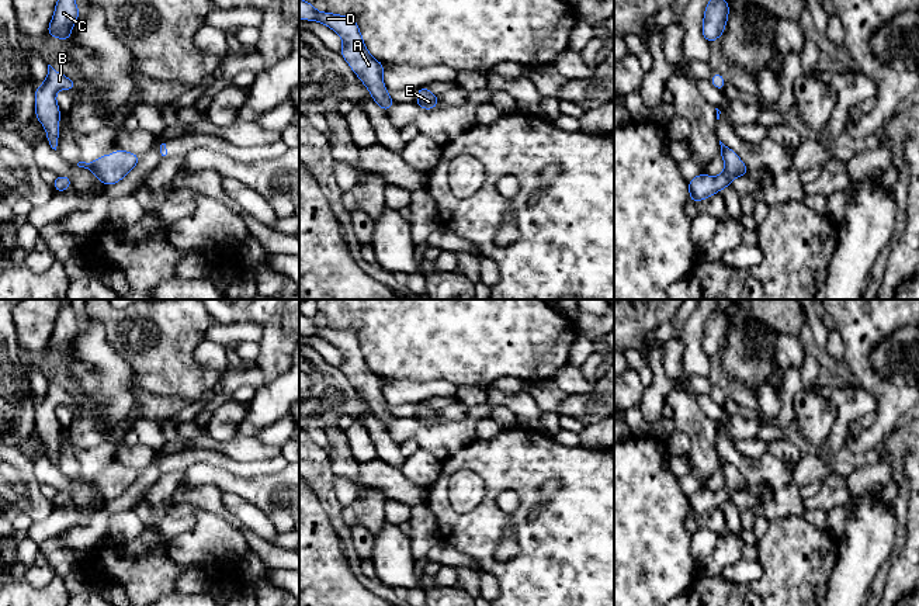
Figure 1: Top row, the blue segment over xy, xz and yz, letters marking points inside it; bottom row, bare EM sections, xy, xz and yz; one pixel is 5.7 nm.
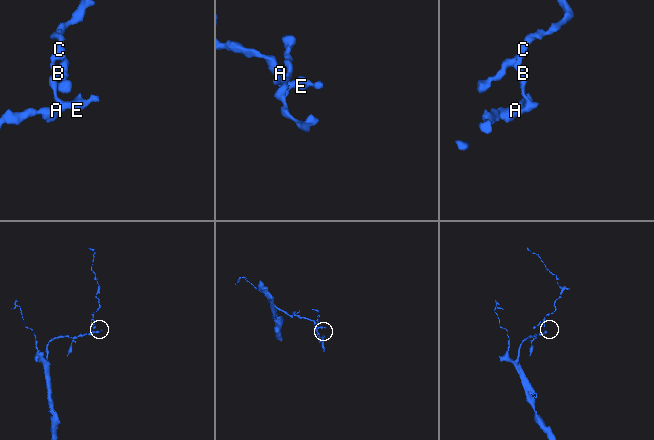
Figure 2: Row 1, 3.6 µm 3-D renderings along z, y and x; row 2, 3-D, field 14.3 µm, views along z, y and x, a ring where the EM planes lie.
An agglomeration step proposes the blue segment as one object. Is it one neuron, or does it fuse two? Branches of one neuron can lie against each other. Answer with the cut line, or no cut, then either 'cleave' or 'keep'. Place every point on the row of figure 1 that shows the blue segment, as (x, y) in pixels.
cut none; keep

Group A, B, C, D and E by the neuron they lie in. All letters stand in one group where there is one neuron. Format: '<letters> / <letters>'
A B C D E

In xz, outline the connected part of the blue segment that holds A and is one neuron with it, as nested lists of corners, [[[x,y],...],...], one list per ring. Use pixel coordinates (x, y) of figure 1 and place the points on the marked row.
[[[299,0],[299,18],[322,22],[343,38],[343,48],[339,53],[370,90],[372,100],[388,114],[395,100],[389,97],[382,83],[385,65],[374,59],[365,48],[356,20],[351,15],[337,15],[326,11],[319,13],[312,3],[305,0]]]

